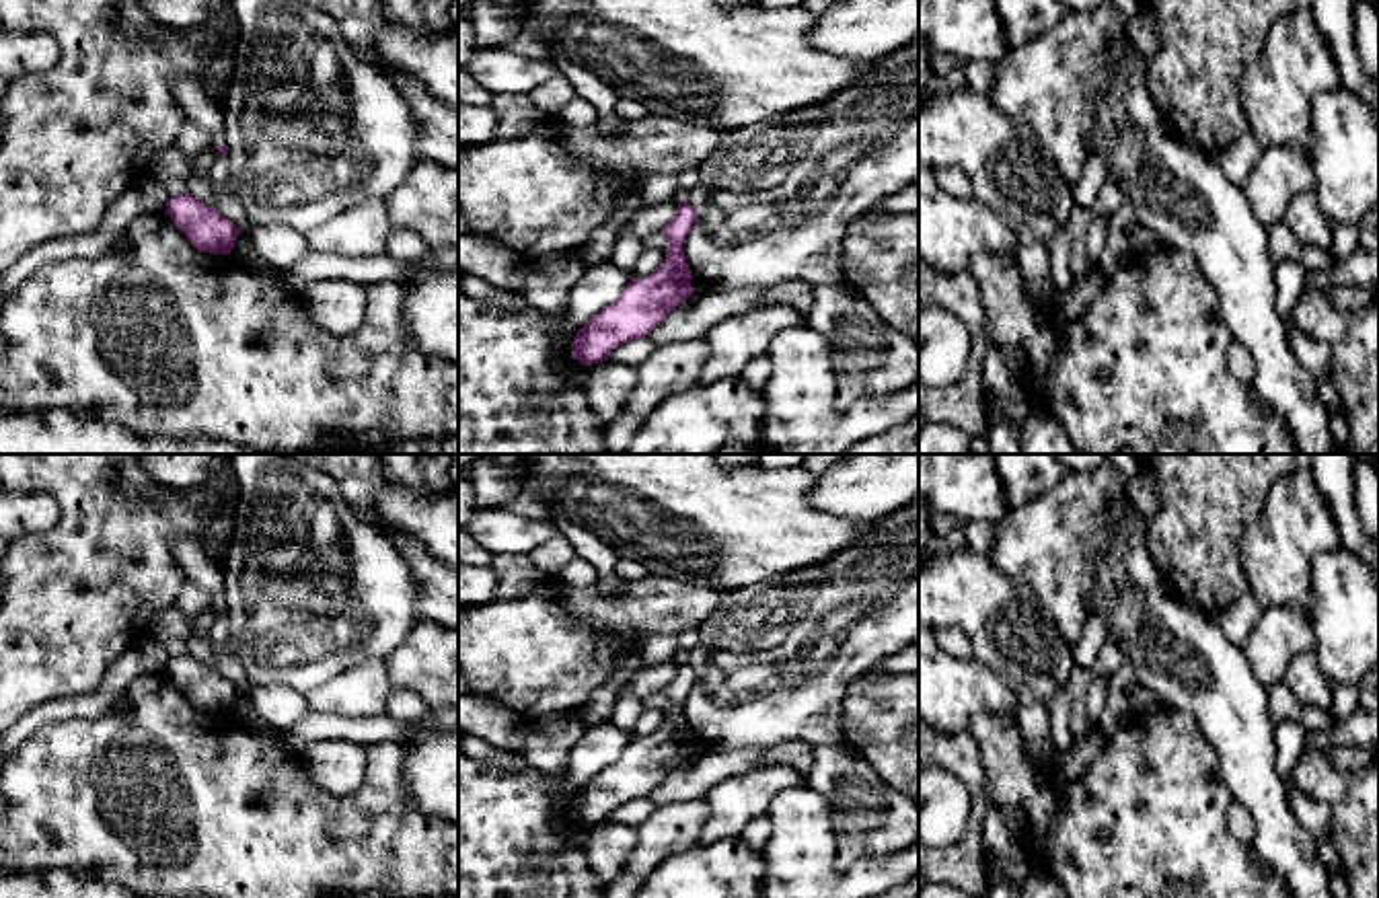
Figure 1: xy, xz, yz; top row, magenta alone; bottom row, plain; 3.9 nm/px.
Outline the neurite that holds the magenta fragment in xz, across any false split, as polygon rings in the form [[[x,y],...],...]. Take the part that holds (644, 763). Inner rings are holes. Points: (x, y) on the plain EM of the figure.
[[[684,660],[662,690],[668,699],[664,723],[641,740],[631,740],[619,760],[596,773],[573,797],[571,818],[584,826],[608,820],[608,814],[631,801],[645,799],[676,766],[693,756],[691,729],[682,703],[697,682],[695,668]]]

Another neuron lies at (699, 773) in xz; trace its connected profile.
[[[760,748],[699,752],[676,766],[645,799],[658,808],[684,799],[701,799],[728,777],[760,769],[760,756]]]

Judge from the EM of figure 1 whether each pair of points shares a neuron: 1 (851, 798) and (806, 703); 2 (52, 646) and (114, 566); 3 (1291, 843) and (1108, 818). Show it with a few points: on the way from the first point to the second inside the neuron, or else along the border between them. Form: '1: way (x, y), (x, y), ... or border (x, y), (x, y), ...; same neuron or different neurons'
1: border (843, 740), (810, 749); different neurons
2: way (60, 625), (93, 586); same neuron
3: border (1250, 845), (1279, 876); different neurons

